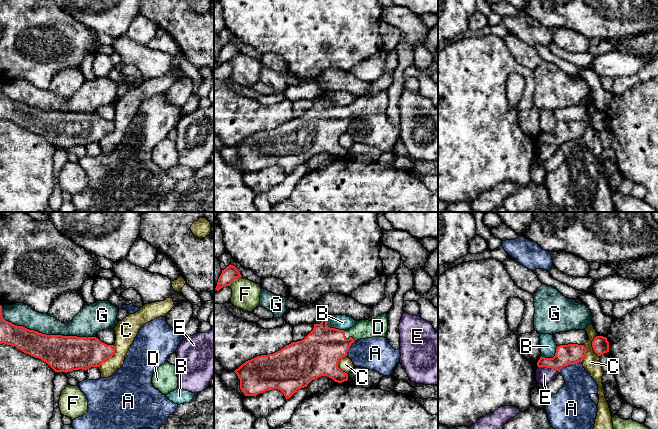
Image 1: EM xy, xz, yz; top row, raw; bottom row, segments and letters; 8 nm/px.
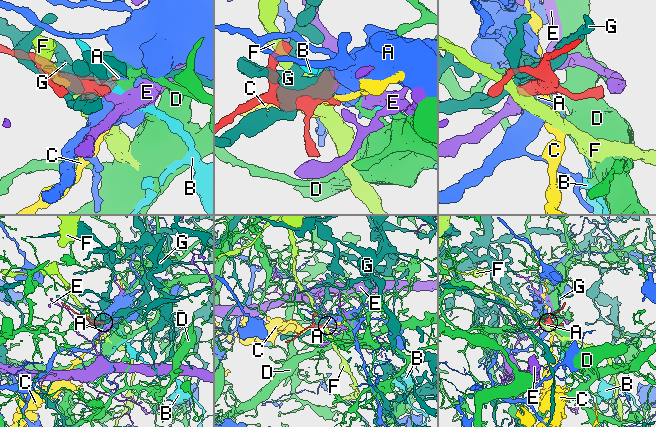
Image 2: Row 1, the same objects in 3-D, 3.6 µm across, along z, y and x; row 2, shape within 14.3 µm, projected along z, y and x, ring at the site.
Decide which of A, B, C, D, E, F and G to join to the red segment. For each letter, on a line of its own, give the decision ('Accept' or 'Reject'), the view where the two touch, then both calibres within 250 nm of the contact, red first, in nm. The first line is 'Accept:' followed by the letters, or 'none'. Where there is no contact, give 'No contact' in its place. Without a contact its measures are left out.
Accept: D
A: Reject. Touches red in yz. Thickness 160 nm (red) against 240 nm
B: Reject. Touches red in xz. Thickness 340 nm (red) against 130 nm
C: Reject. Touches red in xy. Thickness 260 nm (red) against 180 nm
D: Accept. Touches red in xz. Thickness 340 nm (red) against 150 nm
E: Reject. Touches red in yz. Thickness 160 nm (red) against 130 nm
F: Reject. Touches red in xz. Thickness 120 nm (red) against 220 nm
G: Reject. Touches red in xy. Thickness 280 nm (red) against 180 nm

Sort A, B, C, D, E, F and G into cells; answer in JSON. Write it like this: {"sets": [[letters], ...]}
{"sets": [["A"], ["B"], ["C"], ["D"], ["E"], ["F"], ["G"]]}

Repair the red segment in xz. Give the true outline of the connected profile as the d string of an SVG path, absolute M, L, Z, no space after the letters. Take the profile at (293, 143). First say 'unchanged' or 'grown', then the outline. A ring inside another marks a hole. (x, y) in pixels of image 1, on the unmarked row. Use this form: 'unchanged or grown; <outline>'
grown; M386 89L371 97L357 97L346 107L330 104L326 94L323 94L320 100L314 100L313 106L303 116L292 118L273 130L248 136L234 148L240 155L240 165L245 172L256 172L269 165L278 165L289 175L297 166L307 163L312 156L321 152L327 152L338 159L347 157L348 150L338 143L338 138L347 132L351 120L360 115L386 113L387 106Z

